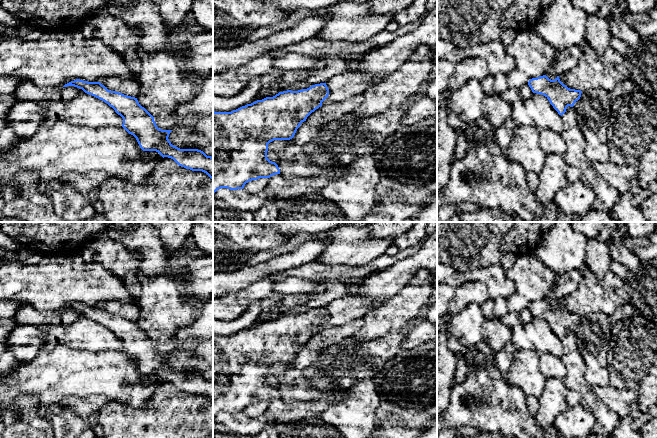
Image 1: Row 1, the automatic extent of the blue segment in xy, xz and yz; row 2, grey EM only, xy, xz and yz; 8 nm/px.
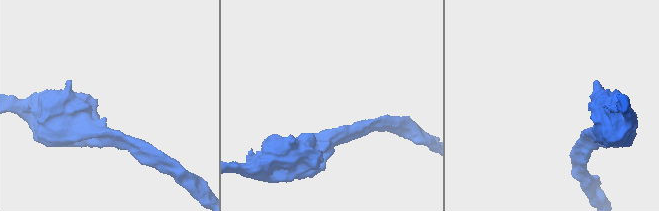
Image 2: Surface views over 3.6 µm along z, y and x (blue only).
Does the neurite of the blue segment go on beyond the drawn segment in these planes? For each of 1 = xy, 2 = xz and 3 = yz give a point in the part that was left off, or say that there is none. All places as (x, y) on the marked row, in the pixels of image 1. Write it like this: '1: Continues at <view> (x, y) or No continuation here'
1: No continuation here
2: No continuation here
3: No continuation here

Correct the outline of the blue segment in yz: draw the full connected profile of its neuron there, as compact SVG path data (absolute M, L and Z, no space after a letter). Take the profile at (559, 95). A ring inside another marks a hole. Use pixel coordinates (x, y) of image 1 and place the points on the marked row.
M546 75L532 78L528 85L533 93L544 95L561 116L566 112L568 106L574 106L582 93L580 90L568 88L560 81L559 76L554 80L549 79Z

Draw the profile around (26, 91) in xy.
M22 81L16 88L16 99L38 103L57 100L69 101L82 93L85 92L74 86L38 86L29 81Z

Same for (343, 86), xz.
M347 71L333 76L326 82L326 85L329 89L329 95L322 102L322 105L342 102L361 94L372 85L372 82L367 75Z

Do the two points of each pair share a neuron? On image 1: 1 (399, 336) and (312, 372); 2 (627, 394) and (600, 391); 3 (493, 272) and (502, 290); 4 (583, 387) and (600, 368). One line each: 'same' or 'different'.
1: same
2: same
3: same
4: different

